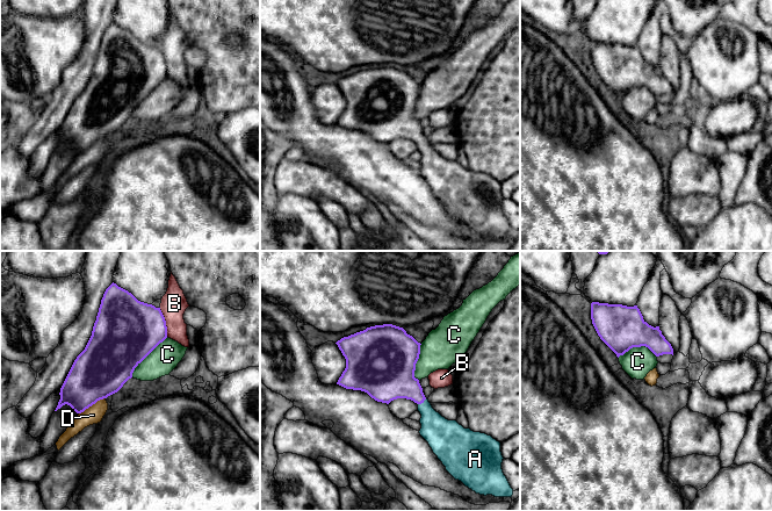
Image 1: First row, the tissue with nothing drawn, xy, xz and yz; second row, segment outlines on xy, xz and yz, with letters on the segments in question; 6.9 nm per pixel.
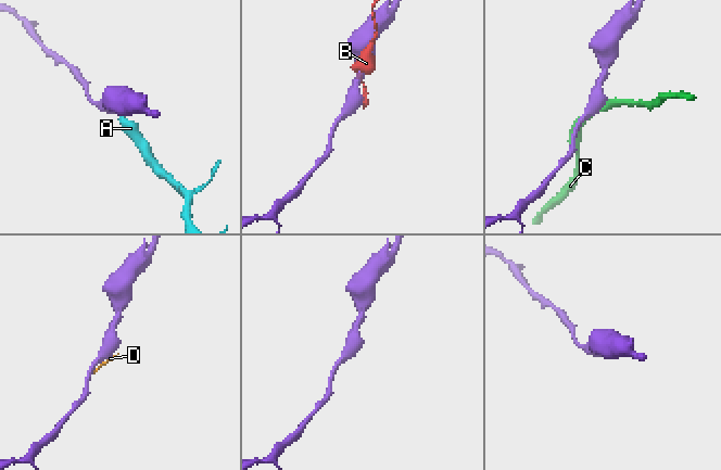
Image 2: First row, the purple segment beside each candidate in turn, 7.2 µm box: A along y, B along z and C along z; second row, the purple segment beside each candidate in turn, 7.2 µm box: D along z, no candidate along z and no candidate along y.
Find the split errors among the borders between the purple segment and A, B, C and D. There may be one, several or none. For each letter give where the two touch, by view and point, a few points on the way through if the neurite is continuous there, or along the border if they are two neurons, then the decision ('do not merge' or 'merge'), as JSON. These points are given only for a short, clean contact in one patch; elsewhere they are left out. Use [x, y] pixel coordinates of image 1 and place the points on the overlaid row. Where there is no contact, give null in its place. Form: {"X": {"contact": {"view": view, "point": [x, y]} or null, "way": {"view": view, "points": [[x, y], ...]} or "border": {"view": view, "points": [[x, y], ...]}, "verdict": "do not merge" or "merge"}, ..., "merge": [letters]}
{"A": {"contact": {"view": "xz", "point": [421, 402]}, "way": {"view": "xz", "points": [[394, 379], [404, 384], [421, 402], [439, 432]]}, "verdict": "merge"}, "B": {"contact": {"view": "xy", "point": [165, 322]}, "verdict": "do not merge"}, "C": {"contact": {"view": "xy", "point": [146, 355]}, "verdict": "do not merge"}, "D": {"contact": {"view": "xy", "point": [92, 404]}, "verdict": "do not merge"}, "merge": ["A"]}

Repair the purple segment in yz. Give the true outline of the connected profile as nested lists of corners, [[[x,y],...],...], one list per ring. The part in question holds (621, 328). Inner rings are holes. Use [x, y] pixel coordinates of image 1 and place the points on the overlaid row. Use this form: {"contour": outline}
{"contour": [[[592,302],[591,319],[600,339],[618,358],[641,346],[648,347],[656,357],[673,355],[673,348],[659,326],[649,325],[637,305]]]}

